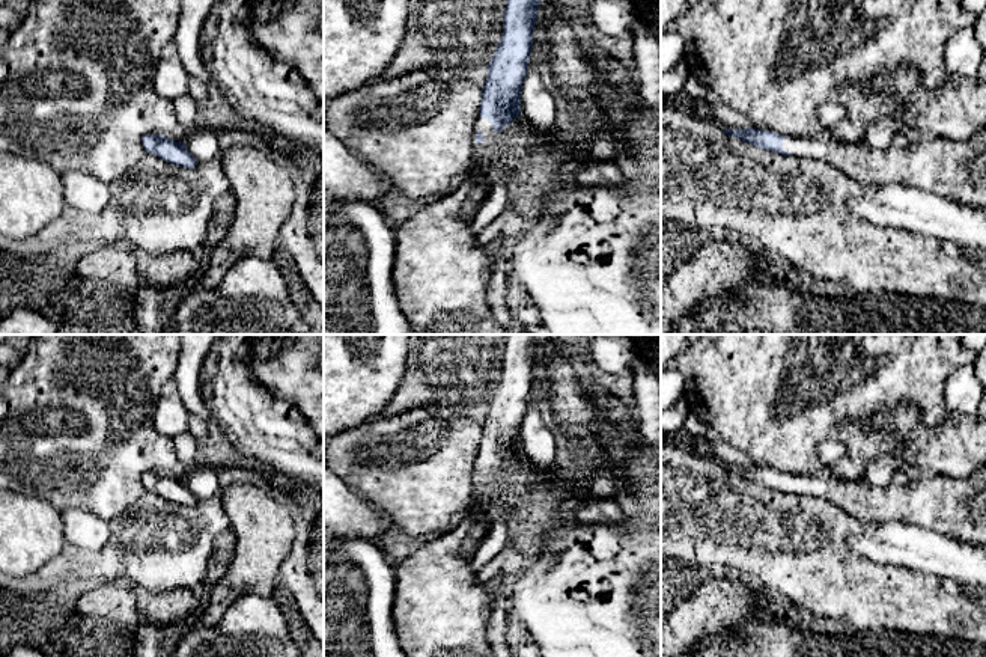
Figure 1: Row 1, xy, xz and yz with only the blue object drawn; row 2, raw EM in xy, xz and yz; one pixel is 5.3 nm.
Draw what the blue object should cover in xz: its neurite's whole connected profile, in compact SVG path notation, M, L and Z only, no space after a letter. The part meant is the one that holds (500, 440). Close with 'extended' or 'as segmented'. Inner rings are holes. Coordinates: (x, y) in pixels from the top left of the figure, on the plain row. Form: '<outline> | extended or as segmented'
M507 335L501 378L488 402L488 414L482 425L471 515L455 530L438 535L408 558L393 564L396 595L391 619L406 657L495 657L486 637L495 585L477 580L479 571L471 567L476 550L471 555L462 555L459 549L477 518L486 518L491 530L503 494L513 499L515 512L519 509L525 490L509 482L503 466L521 454L521 428L528 408L531 371L537 362L540 338L542 335Z | extended

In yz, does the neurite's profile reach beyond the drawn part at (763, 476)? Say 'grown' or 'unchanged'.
grown

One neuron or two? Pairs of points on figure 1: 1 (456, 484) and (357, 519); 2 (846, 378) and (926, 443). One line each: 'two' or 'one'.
1: two
2: two

